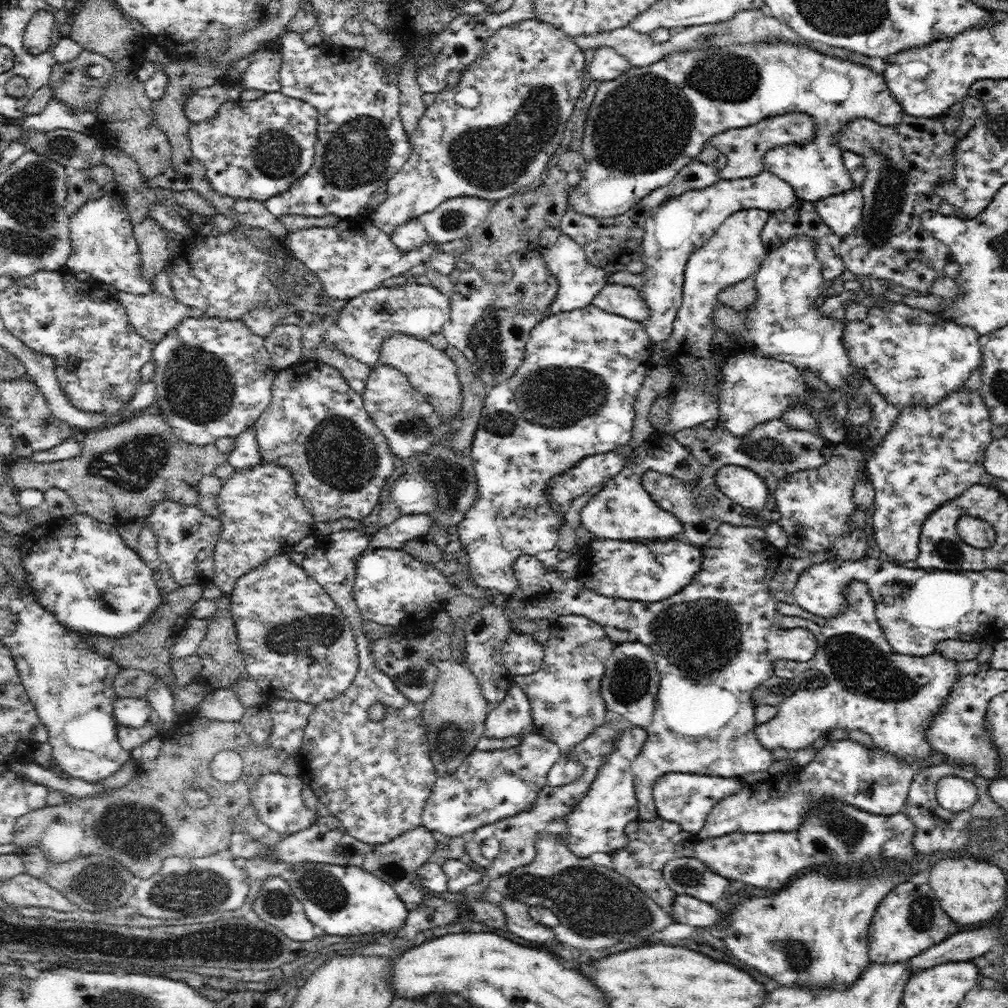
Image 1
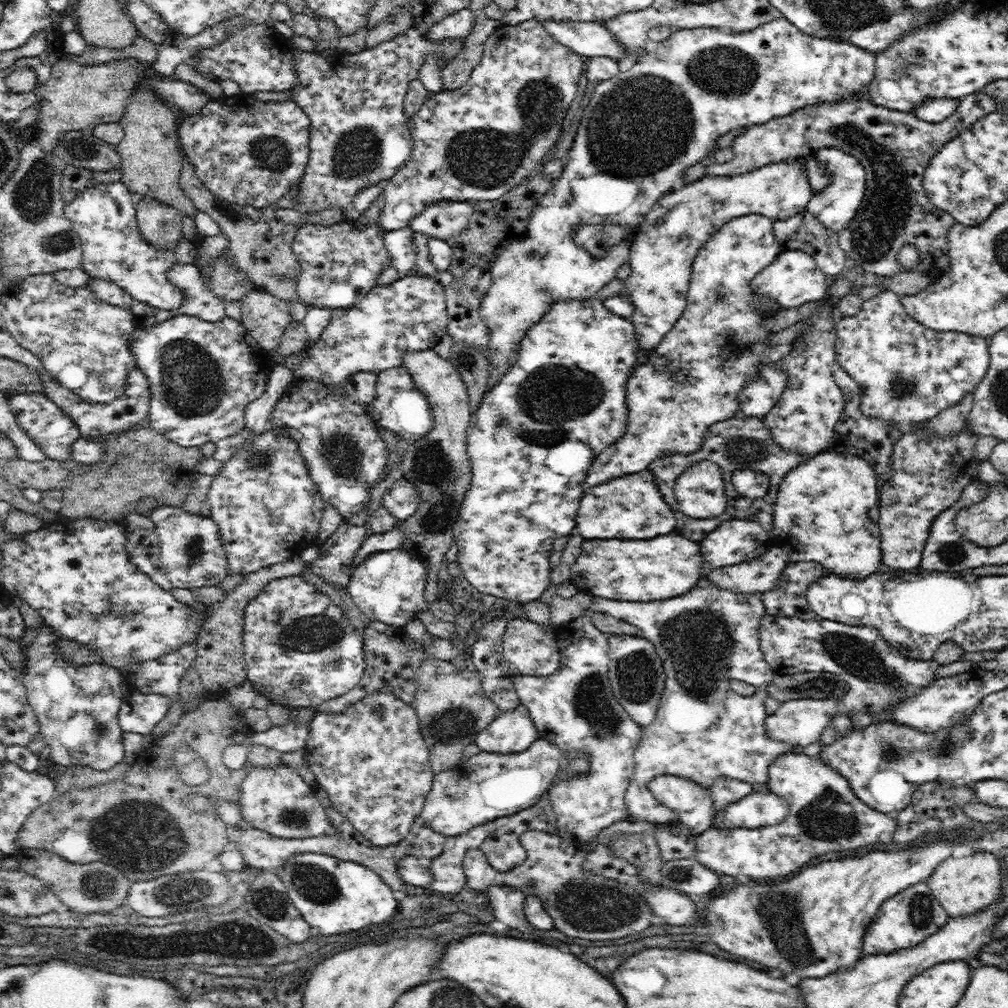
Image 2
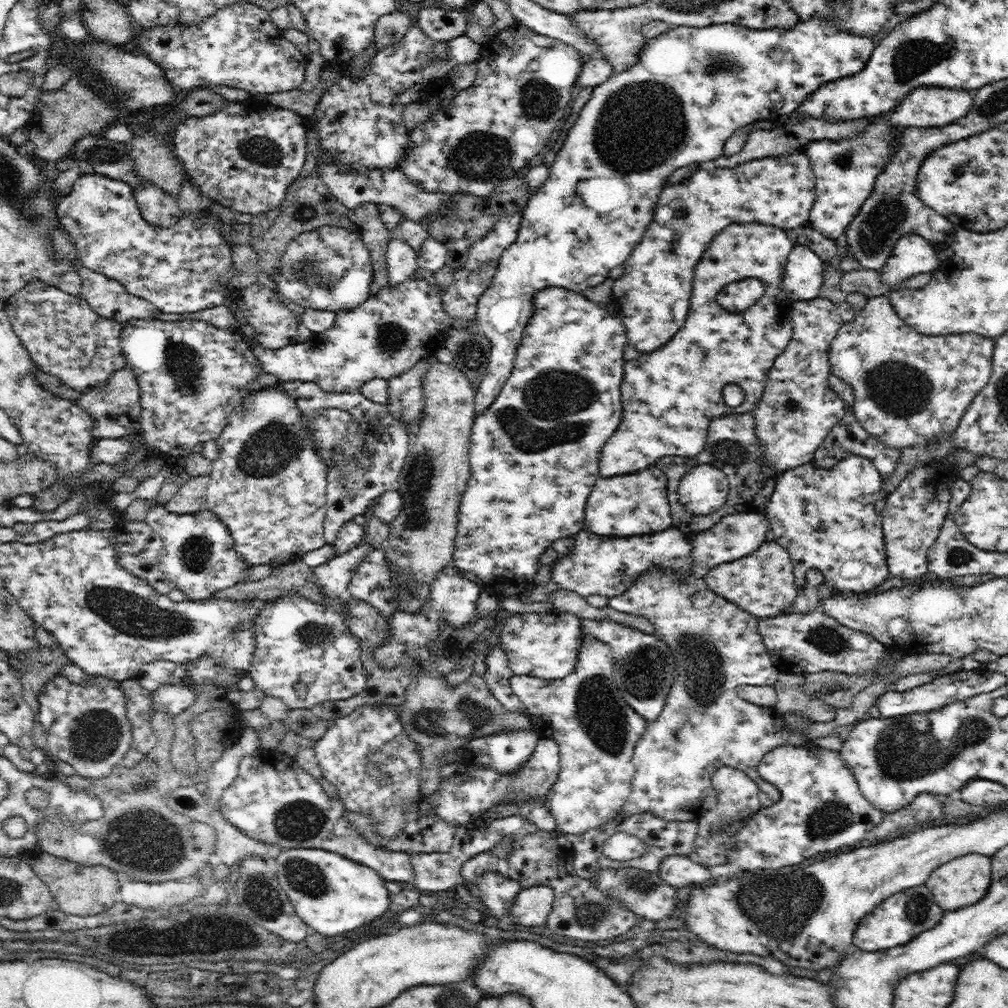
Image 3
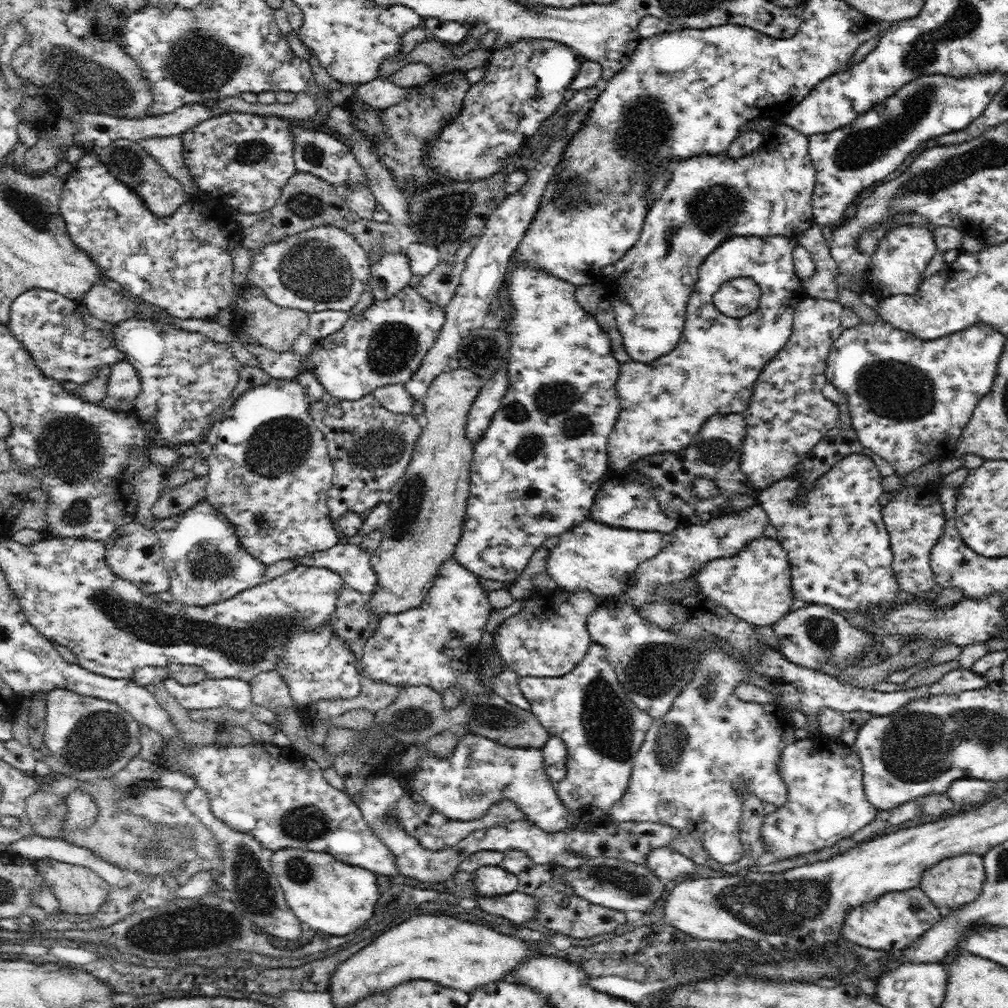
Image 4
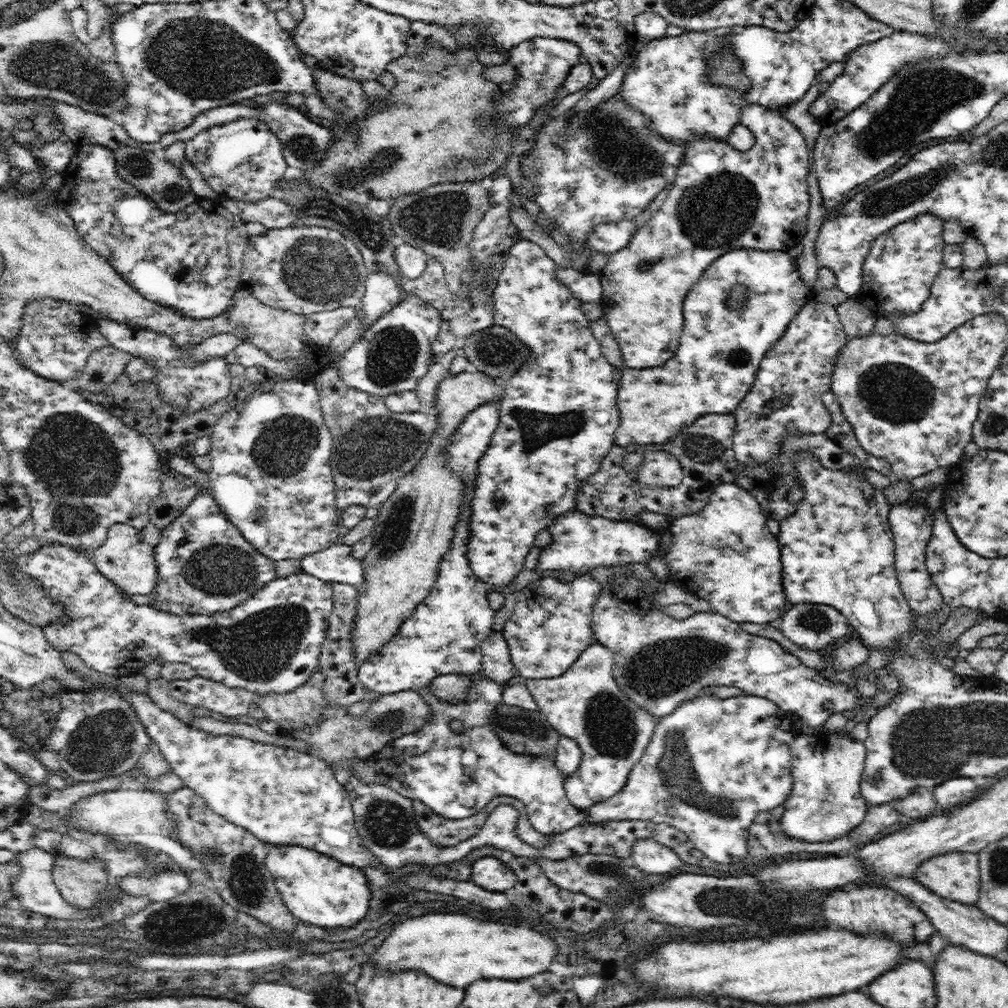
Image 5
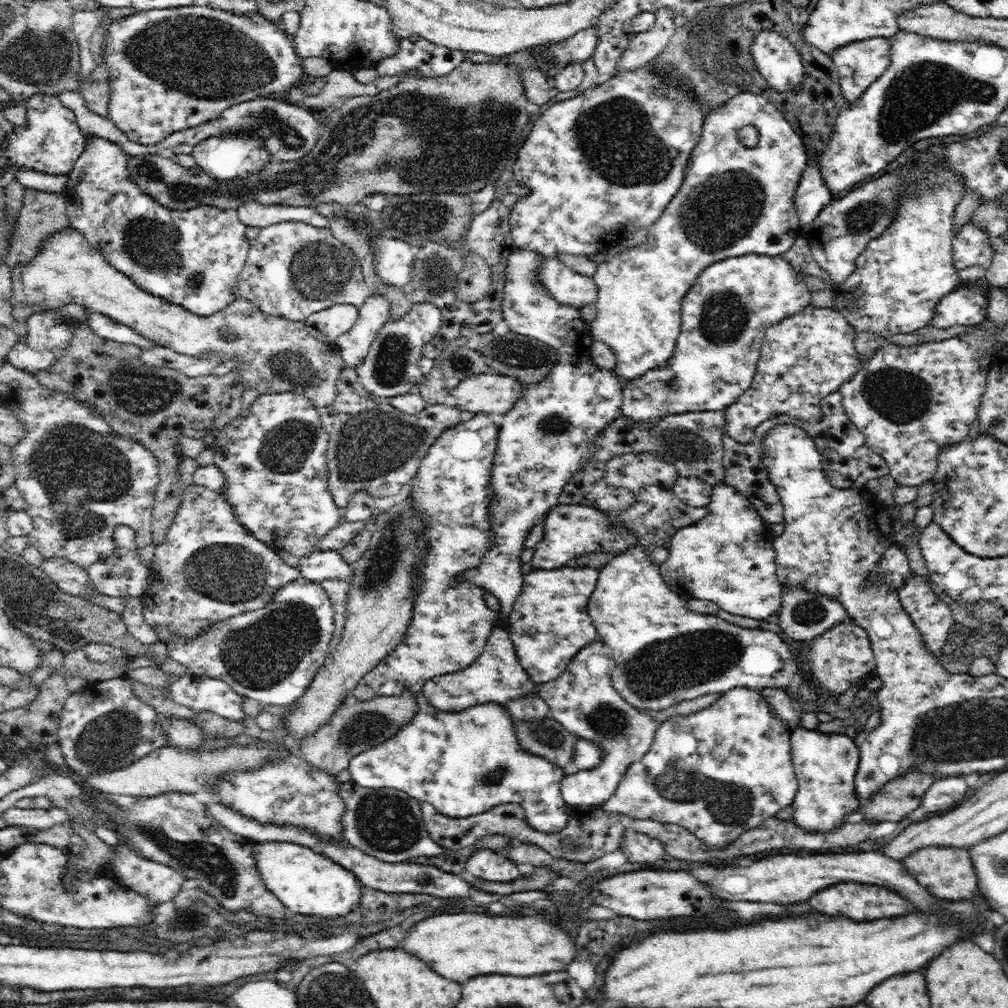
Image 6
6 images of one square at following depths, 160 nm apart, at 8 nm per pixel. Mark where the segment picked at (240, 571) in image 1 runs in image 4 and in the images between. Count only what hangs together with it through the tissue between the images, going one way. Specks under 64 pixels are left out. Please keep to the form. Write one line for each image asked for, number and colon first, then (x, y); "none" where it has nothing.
2: (268, 510)
3: (268, 485)
4: (269, 471)

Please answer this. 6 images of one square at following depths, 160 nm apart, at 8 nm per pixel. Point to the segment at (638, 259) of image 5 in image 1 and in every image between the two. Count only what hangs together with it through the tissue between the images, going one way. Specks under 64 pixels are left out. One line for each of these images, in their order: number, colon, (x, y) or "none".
1: (679, 226)
2: (661, 256)
3: (652, 297)
4: (710, 198)

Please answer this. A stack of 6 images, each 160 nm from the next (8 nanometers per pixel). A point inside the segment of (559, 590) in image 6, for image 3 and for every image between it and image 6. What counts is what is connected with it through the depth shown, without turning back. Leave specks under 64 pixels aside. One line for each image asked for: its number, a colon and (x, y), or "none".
3: (546, 646)
4: (548, 637)
5: (550, 627)

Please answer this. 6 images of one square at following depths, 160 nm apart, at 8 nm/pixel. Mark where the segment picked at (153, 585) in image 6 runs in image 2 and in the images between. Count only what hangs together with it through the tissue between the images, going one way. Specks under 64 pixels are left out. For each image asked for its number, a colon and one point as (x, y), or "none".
2: (191, 552)
3: (197, 555)
4: (206, 562)
5: (204, 565)

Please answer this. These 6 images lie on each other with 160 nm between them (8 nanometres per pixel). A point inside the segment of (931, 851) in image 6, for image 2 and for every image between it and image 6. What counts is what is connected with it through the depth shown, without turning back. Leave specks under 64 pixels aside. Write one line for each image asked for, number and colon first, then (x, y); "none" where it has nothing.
2: (964, 885)
3: (961, 882)
4: (949, 884)
5: (956, 876)

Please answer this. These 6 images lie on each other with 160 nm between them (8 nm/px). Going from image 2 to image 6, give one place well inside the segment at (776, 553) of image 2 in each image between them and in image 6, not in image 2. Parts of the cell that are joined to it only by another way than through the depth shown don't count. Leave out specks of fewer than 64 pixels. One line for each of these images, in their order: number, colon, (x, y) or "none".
3: (763, 584)
4: (755, 584)
5: (725, 554)
6: (728, 557)

